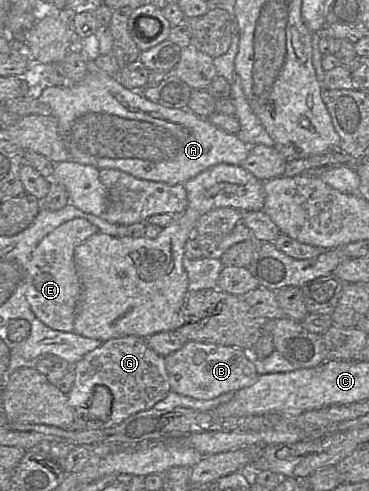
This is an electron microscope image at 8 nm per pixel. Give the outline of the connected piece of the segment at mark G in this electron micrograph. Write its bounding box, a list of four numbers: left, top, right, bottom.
[67,336,170,430]

